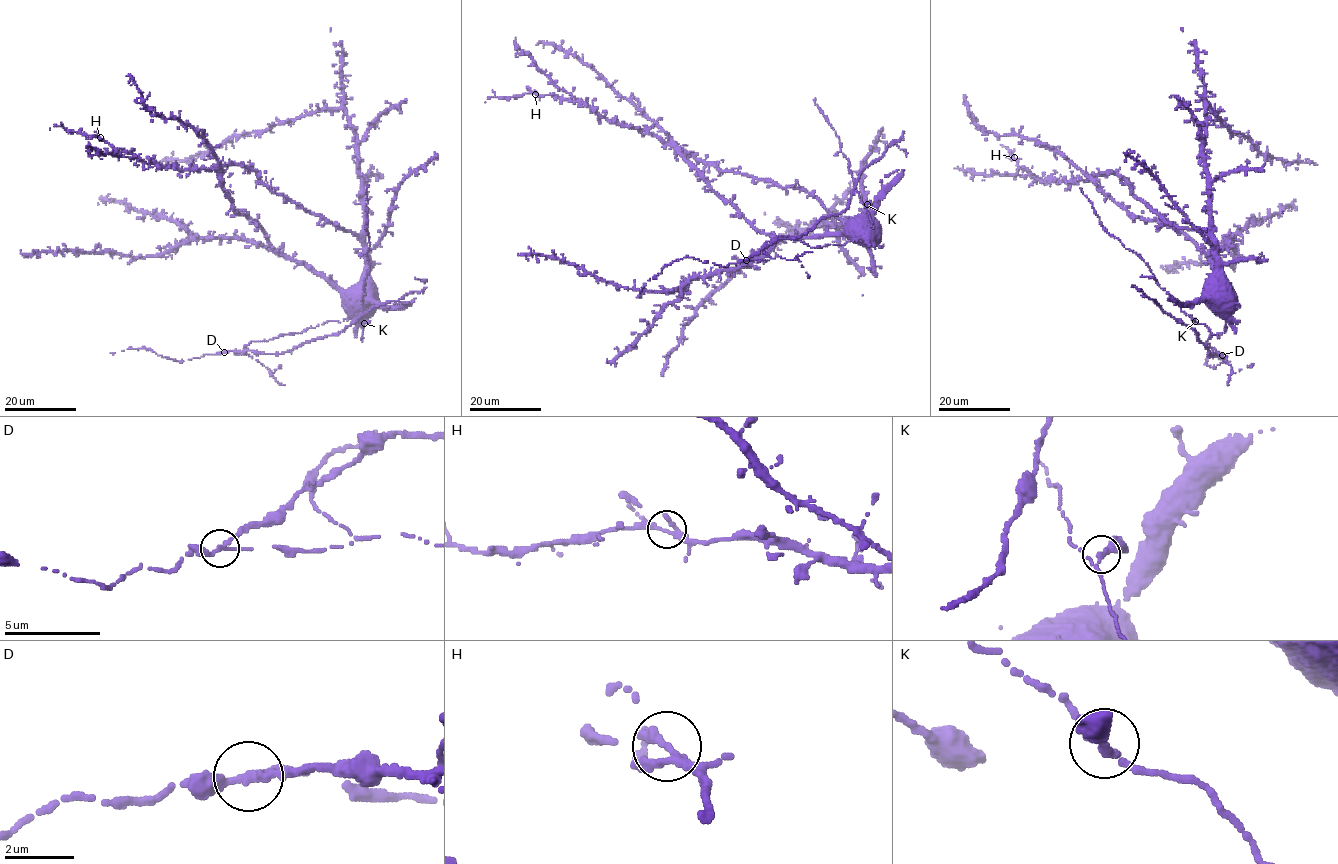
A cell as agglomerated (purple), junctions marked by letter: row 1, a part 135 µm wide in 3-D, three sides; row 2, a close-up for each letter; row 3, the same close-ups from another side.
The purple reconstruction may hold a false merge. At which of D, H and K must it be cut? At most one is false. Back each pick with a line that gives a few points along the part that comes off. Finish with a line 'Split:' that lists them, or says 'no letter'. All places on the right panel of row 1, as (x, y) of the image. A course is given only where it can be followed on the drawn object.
D: Course of the part to remove: (1221, 355), (1209, 354), (1212, 354), (1193, 329), (1165, 313), (1155, 301), (1132, 285)
Split: D

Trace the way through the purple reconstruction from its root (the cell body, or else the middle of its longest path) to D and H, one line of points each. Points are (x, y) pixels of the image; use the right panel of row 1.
D: (1222, 301), (1229, 304), (1226, 332), (1213, 334), (1205, 343), (1215, 351), (1214, 354), (1221, 355)
H: (1222, 301), (1207, 256), (1184, 234), (1160, 222), (1136, 218), (1093, 180), (1038, 179), (1014, 157)

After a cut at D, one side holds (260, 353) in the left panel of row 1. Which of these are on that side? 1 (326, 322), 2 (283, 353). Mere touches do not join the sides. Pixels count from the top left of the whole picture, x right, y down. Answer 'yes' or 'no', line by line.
1: no
2: yes

